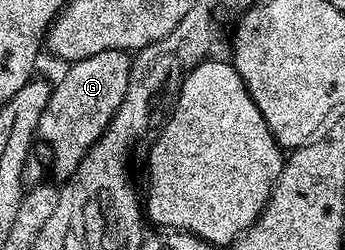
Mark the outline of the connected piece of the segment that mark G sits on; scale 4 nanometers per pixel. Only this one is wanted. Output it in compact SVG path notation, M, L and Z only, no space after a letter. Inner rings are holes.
M106 50L98 52L94 56L87 56L67 67L68 71L60 78L60 83L52 86L52 96L46 108L38 120L36 133L39 141L48 145L52 153L52 174L59 180L71 179L75 174L78 164L86 156L86 152L104 134L105 128L112 122L118 108L125 99L128 91L131 76L133 57L125 50Z

